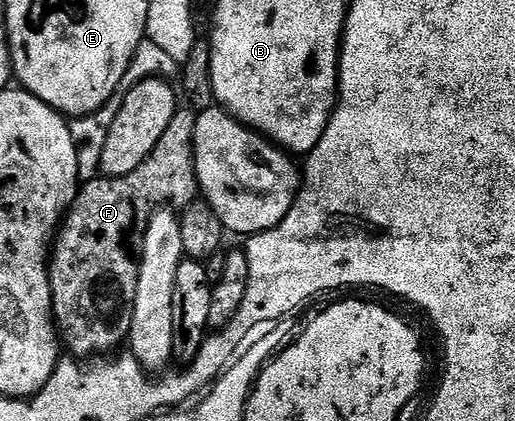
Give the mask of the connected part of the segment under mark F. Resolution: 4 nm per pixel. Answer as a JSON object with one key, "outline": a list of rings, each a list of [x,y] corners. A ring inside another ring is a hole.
{"outline":[[[176,109],[173,121],[169,121],[161,141],[153,145],[153,153],[125,177],[100,177],[86,180],[80,186],[78,195],[71,202],[66,216],[58,228],[53,250],[49,255],[51,272],[51,310],[55,313],[55,326],[62,346],[67,347],[75,357],[103,357],[128,342],[133,321],[133,301],[137,291],[139,264],[127,248],[127,238],[135,226],[146,224],[151,214],[160,205],[184,209],[195,202],[200,194],[199,182],[195,176],[195,150],[193,133],[197,129],[196,112],[191,109]]]}

